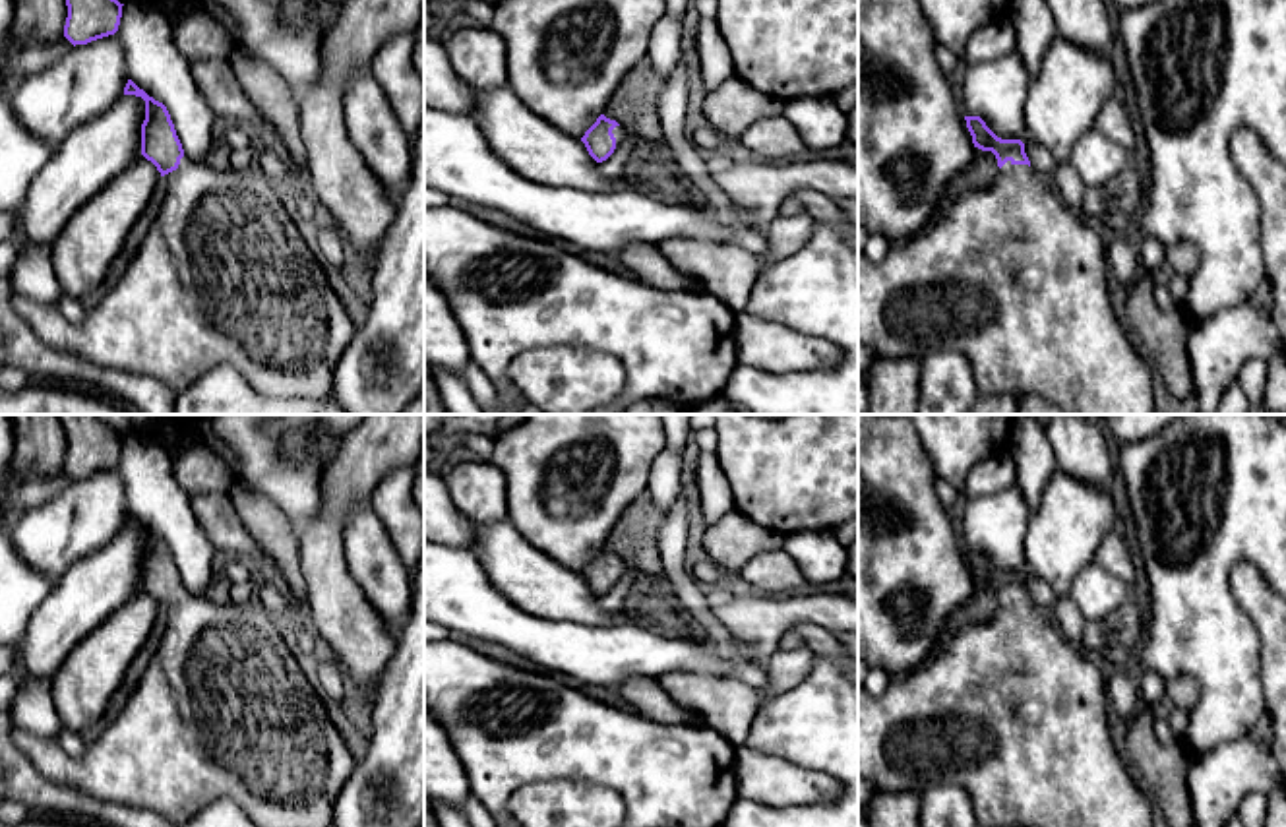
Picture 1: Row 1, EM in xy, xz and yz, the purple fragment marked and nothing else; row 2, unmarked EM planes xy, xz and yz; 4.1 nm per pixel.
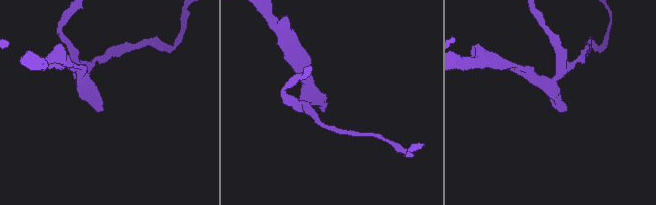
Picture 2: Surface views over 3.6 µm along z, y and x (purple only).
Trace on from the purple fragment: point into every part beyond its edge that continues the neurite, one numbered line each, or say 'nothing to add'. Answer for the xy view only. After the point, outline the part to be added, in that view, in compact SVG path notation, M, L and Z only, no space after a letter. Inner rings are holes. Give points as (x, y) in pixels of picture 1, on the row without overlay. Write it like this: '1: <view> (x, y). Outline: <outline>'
1: xy (223, 711). Outline: M186 589L165 608L167 629L157 653L120 715L87 744L81 757L64 753L56 738L15 728L14 742L54 784L74 786L99 800L151 810L174 827L215 800L230 800L258 827L333 827L333 804L356 767L331 722L323 695L302 672L273 616L246 604L215 604Z

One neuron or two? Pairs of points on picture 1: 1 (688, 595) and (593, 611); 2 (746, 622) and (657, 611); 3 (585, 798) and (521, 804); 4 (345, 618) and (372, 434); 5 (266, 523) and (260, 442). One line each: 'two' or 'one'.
1: two
2: two
3: one
4: one
5: two

